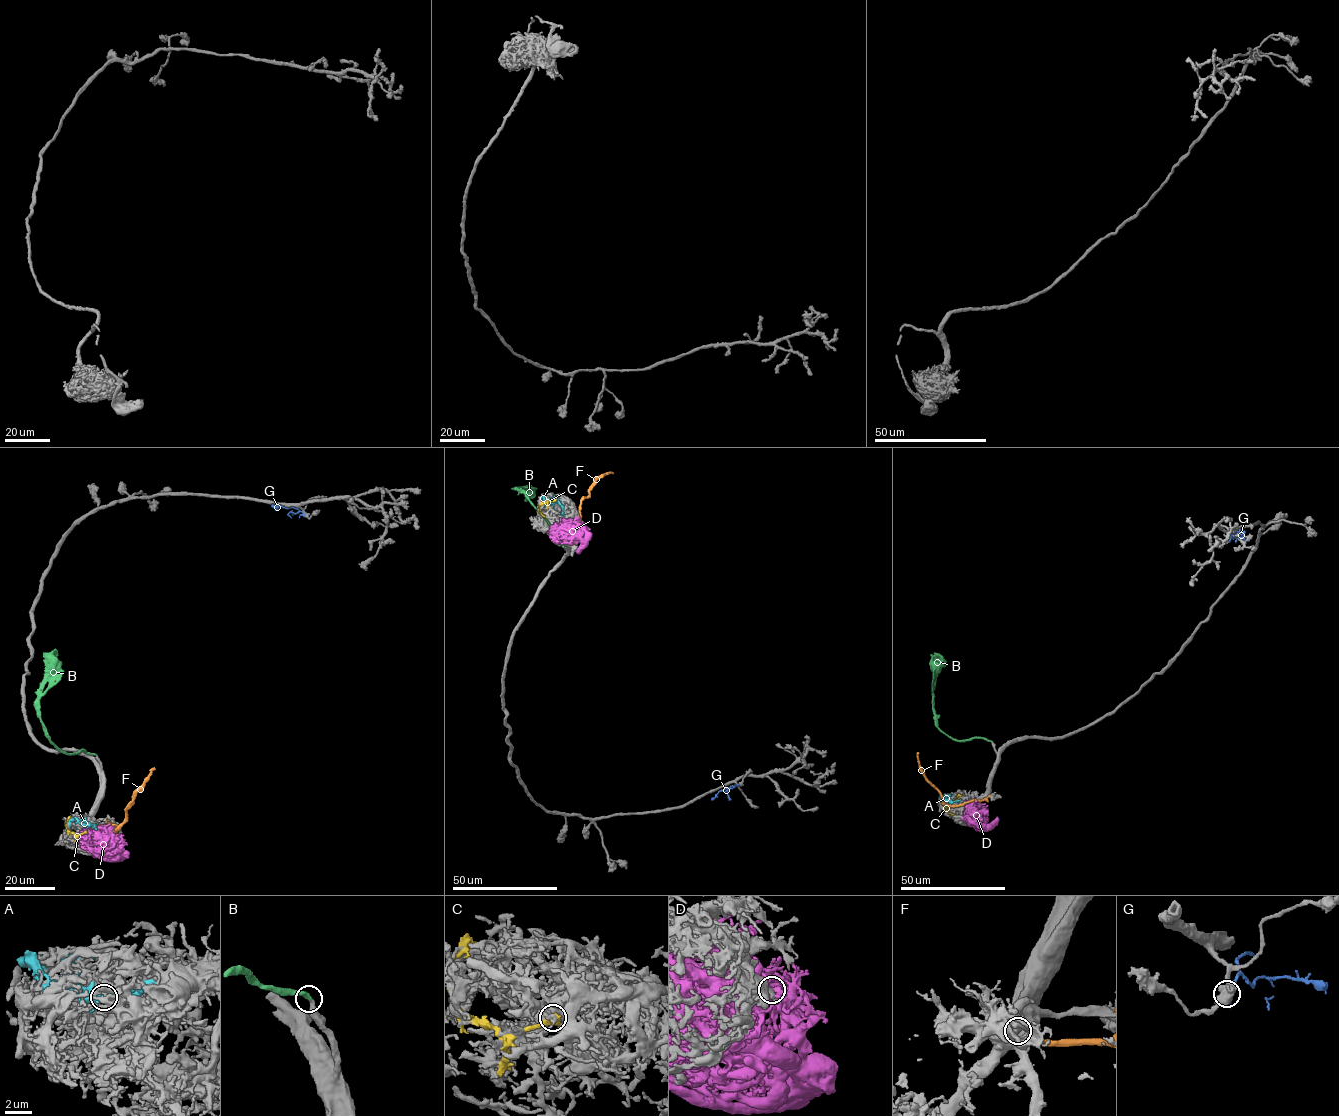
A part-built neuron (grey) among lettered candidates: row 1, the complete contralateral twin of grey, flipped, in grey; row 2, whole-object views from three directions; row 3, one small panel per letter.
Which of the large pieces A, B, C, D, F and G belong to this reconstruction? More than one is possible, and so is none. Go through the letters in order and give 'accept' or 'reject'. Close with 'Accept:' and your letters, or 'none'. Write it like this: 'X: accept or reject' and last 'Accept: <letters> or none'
A: reject
B: accept
C: reject
D: reject
F: reject
G: reject
Accept: B

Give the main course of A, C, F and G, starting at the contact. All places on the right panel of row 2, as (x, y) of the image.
A: (953, 802), (946, 800), (961, 799)
C: (944, 806), (947, 809), (962, 796)
F: (984, 798), (987, 801), (946, 805), (921, 770), (918, 752)
G: (1229, 540), (1231, 534), (1241, 535), (1244, 531)

